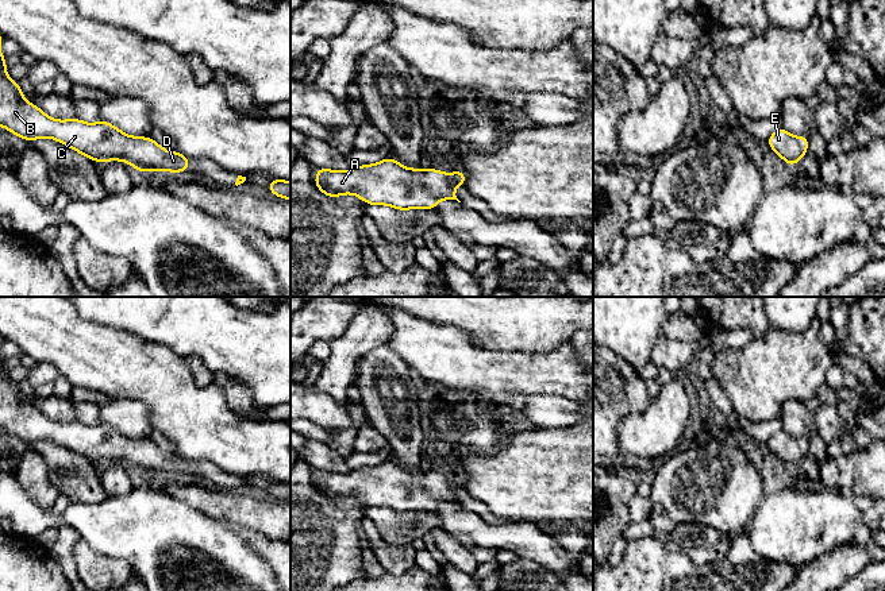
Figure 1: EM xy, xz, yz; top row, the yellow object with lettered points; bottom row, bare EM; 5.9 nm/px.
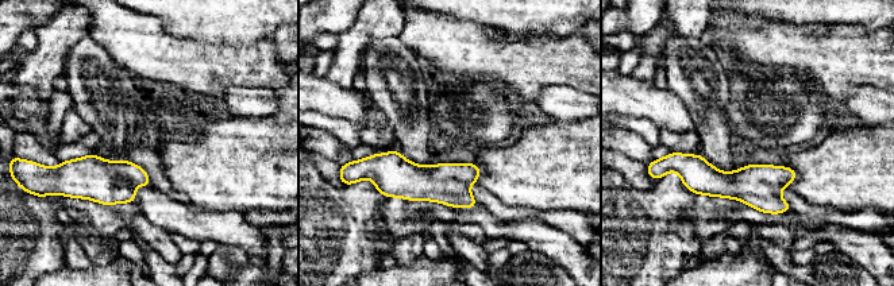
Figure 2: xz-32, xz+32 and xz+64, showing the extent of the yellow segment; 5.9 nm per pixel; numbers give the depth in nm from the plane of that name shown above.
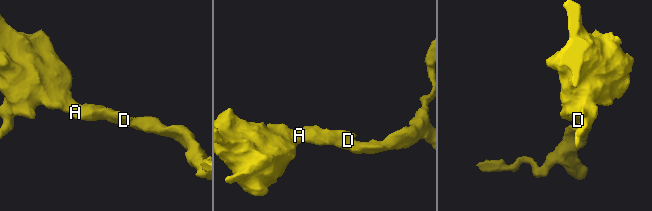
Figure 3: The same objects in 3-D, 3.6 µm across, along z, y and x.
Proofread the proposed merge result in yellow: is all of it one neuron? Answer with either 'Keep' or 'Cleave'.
Keep

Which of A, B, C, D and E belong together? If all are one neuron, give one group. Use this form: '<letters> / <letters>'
A B C D E

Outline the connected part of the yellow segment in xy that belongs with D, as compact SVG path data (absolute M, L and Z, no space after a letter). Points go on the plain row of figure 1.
M0 355L0 429L24 443L51 440L95 464L124 463L136 474L186 474L189 460L162 451L154 441L128 439L105 422L89 426L80 421L54 422L23 401L18 385L7 378Z

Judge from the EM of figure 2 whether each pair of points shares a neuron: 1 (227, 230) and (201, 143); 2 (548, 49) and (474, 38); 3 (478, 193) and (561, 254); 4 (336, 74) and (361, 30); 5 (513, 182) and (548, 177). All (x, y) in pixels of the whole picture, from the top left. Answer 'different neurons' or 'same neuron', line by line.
1: different neurons
2: same neuron
3: different neurons
4: same neuron
5: same neuron

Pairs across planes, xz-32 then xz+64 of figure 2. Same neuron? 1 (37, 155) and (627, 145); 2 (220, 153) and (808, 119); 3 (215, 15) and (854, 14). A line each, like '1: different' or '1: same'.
1: same
2: different
3: same

